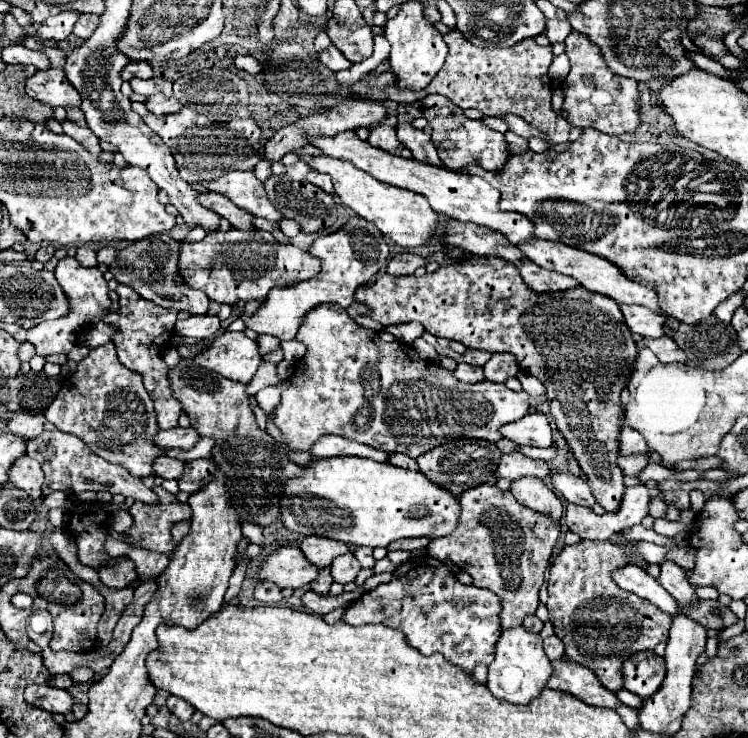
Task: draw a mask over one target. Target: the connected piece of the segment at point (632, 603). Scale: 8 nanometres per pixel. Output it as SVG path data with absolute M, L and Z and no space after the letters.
M580 541L576 545L566 545L562 553L554 559L550 567L550 579L548 579L548 611L550 621L554 625L554 633L564 643L564 661L578 663L582 667L588 667L594 671L598 681L610 689L612 693L618 693L622 685L622 663L638 653L638 651L652 651L658 643L666 643L668 631L672 625L672 617L654 607L652 603L640 599L638 595L630 591L622 591L614 581L612 573L630 565L628 561L628 547L626 543L612 543L612 541Z

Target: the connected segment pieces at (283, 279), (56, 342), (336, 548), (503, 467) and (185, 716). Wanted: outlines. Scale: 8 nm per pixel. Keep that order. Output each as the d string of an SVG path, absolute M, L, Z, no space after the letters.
M236 227L210 233L198 243L182 243L178 261L178 271L190 287L202 289L212 301L230 305L236 301L264 303L270 289L290 287L294 283L306 281L318 275L320 269L322 265L308 251L302 251L294 245L282 245L268 231L244 233Z
M64 257L58 261L58 267L54 273L56 273L58 283L66 291L70 311L62 319L42 321L40 325L28 329L28 341L36 345L36 355L42 355L42 357L54 355L54 353L68 355L70 349L76 345L76 337L82 337L88 325L102 321L110 313L110 307L112 307L112 299L108 297L108 291L110 291L108 281L98 271L98 267L80 267L76 257Z
M306 537L300 543L300 549L304 551L306 559L310 559L318 567L326 567L332 563L334 557L350 551L346 543L338 543L334 539L322 539L322 537Z
M516 451L516 453L502 455L496 475L498 477L508 477L512 481L522 477L522 475L536 475L536 477L544 479L544 477L550 477L550 469L548 469L546 461L530 459L530 457Z
M170 695L168 701L166 701L166 707L170 713L174 713L180 721L190 721L192 713L194 713L194 707L190 707L190 703L186 703L184 699L178 699L176 695Z

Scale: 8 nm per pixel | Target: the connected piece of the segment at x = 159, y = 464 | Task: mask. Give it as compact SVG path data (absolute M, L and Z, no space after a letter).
M162 455L154 461L154 475L160 475L164 479L178 479L186 471L186 461L172 459L168 455Z

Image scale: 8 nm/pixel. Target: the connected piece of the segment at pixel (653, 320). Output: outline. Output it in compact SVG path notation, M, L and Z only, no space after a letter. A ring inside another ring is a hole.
M620 305L620 309L632 333L638 333L650 339L658 339L664 335L664 325L666 325L664 315L656 315L650 309L638 307L638 305Z

